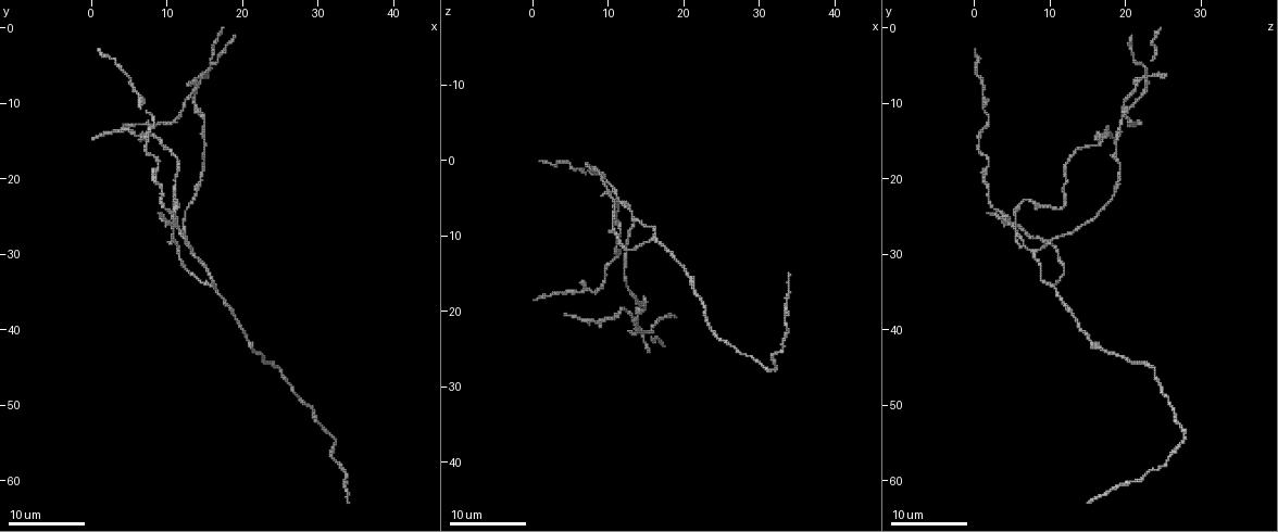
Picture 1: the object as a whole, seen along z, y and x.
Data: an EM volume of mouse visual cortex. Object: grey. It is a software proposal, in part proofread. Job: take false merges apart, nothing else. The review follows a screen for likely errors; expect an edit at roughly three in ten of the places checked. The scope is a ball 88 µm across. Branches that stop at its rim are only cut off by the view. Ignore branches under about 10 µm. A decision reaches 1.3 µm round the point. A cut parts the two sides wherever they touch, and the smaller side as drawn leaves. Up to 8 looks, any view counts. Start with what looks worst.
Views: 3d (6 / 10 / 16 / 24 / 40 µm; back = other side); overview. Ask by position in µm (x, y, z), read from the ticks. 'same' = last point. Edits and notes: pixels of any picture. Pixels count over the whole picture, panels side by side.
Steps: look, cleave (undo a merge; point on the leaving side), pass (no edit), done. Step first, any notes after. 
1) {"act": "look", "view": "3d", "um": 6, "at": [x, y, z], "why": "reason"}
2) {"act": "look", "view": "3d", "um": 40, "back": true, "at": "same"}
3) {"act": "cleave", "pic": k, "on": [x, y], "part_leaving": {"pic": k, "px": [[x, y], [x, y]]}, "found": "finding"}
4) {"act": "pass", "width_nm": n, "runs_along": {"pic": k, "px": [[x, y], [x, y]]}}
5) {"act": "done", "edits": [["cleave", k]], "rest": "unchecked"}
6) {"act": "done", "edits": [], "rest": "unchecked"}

{"act": "look", "view": "3d", "um": 10, "at": [14.0, 6.5, 22.5], "why": "four or more arms meet"}

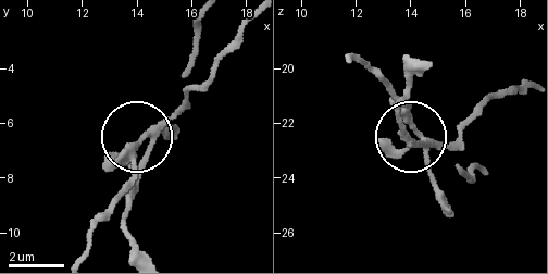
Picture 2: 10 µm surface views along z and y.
{"act": "cleave", "pic": 2, "on": [435, 182], "arms": 4, "part_leaving": {"pic": 2, "px": [[147, 136], [131, 176], [88, 232], [86, 253]]}, "found": "a second neuron is stuck on"}

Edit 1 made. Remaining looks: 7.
{"act": "look", "view": "3d", "um": 6, "at": [13.5, 29.5, 8.5]}

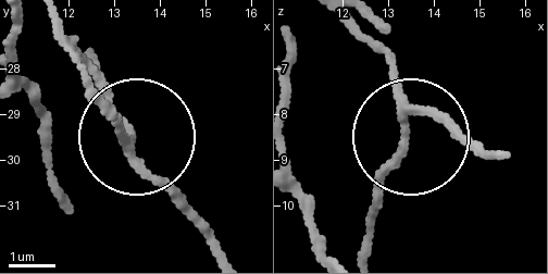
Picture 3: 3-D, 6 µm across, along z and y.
{"act": "pass", "width_nm": 180, "runs_along": {"pic": 3, "px": [[497, 151], [466, 148], [423, 116], [408, 133], [381, 23]]}, "found": "one neuron here"}

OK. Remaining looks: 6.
{"act": "look", "view": "3d", "um": 16, "at": [16.0, 34.5, 10.5], "why": "three-way junction"}

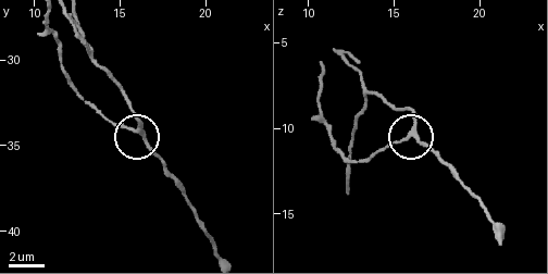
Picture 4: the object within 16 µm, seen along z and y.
{"act": "pass", "width_nm": 210, "found": "all the same neuron"}

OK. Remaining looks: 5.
{"act": "look", "view": "3d", "um": 16, "at": [15.0, 12.5, 19.5], "why": "thin neck"}

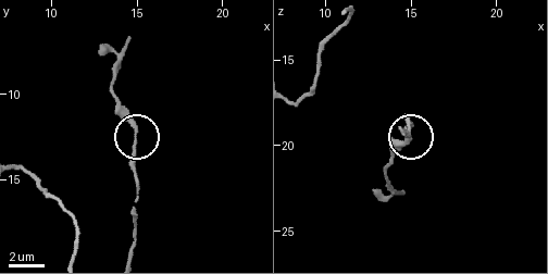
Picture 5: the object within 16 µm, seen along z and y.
{"act": "look", "view": "3d", "um": 6, "at": "same"}

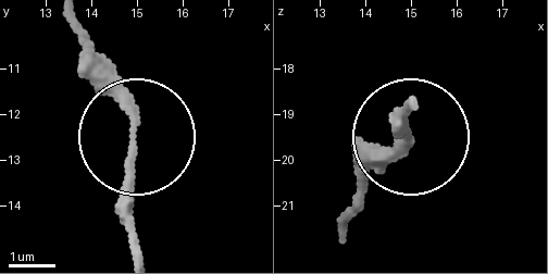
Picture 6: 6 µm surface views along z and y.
{"act": "pass", "runs_along": {"pic": 6, "px": [[409, 106], [409, 140], [355, 195]]}, "found": "all the same neuron"}

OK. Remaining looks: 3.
{"act": "done", "edits": [["cleave", 2]], "rest": "unchecked"}

